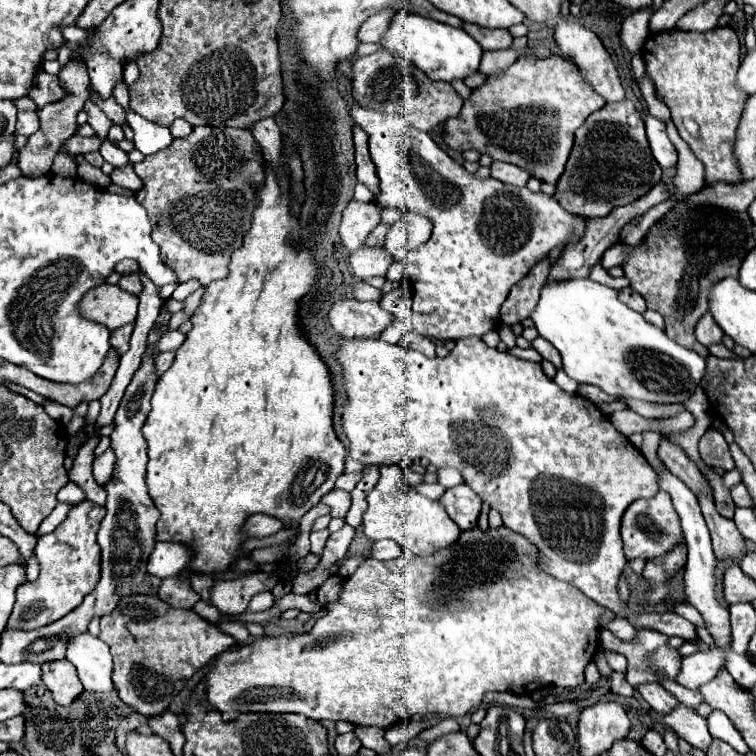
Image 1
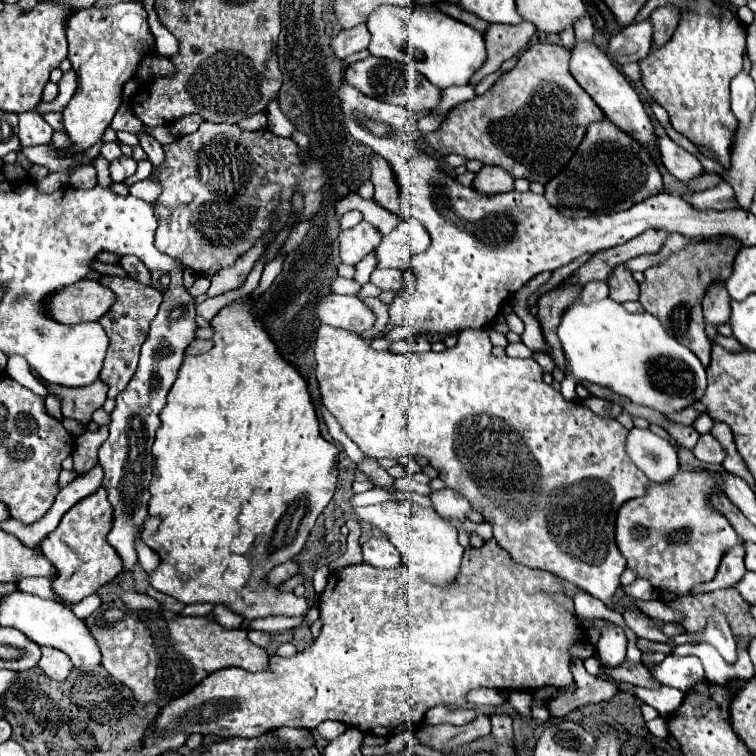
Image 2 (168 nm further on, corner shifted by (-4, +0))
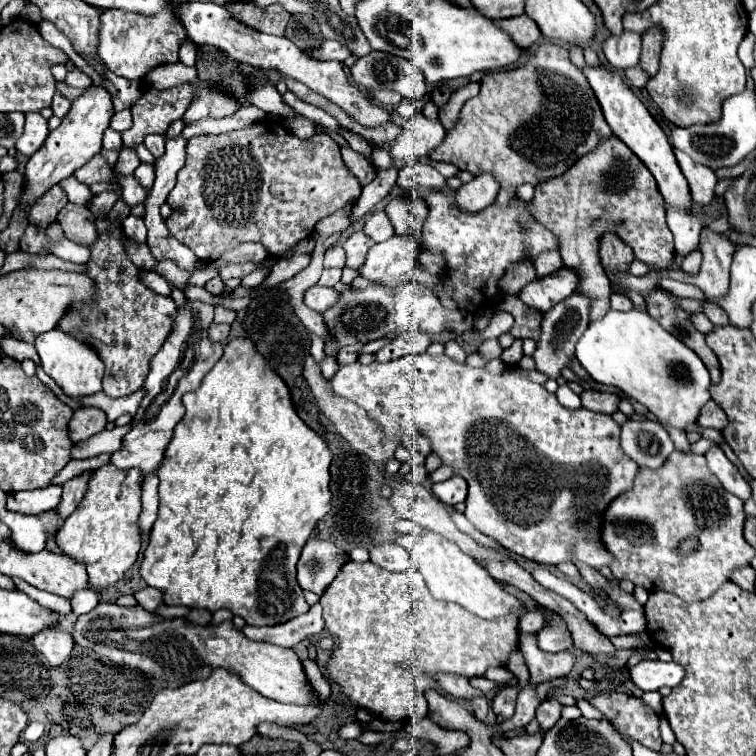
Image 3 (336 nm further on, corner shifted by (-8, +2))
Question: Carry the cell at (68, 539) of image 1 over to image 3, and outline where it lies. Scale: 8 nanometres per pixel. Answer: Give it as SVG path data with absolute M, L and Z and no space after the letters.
M107 464L91 474L87 492L79 508L63 522L57 534L57 546L71 558L83 560L89 572L89 584L95 590L113 586L123 574L135 564L141 534L139 534L139 514L141 514L141 486L143 474L139 468L121 470Z

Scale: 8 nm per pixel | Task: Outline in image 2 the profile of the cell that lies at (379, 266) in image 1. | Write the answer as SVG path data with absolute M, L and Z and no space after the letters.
M375 268L371 274L371 282L381 290L395 290L397 294L403 290L401 272L395 268Z

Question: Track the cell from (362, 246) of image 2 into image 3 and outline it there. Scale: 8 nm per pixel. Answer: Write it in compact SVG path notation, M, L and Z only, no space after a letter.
M355 232L351 238L347 238L343 244L343 250L347 254L345 268L353 268L353 270L361 268L371 246L373 246L371 238L367 238L367 234L363 234L363 232Z

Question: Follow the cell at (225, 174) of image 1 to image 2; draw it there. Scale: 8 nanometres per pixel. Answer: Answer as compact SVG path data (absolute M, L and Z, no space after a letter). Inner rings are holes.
M203 122L195 134L175 138L175 142L163 146L163 152L165 152L163 164L153 168L155 180L161 186L159 198L153 202L155 218L159 222L155 234L155 246L159 248L159 252L181 260L187 268L191 268L199 276L207 274L207 270L211 270L215 264L219 268L233 266L237 258L241 258L255 244L255 240L271 228L271 212L275 208L279 212L279 230L281 230L287 222L289 200L295 190L301 190L305 196L305 210L301 216L303 220L315 214L323 200L323 186L327 182L323 168L317 164L309 151L307 162L303 162L299 146L291 138L275 136L271 130L249 132L249 130L241 130L237 124ZM285 160L287 160L287 192L281 192L281 202L257 198L255 194L257 182L265 184L267 174L273 168L271 164L285 164Z

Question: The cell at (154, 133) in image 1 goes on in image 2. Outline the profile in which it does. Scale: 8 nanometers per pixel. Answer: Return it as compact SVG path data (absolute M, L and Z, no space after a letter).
M143 158L143 160L137 163L137 167L138 168L136 170L136 173L131 176L131 178L125 180L124 184L127 187L131 186L135 182L146 179L150 175L153 168L151 160L149 160L149 158Z

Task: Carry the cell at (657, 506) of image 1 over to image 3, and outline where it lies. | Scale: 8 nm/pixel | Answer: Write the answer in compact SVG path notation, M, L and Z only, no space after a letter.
M675 450L661 468L639 468L633 488L607 506L601 542L615 558L609 568L617 580L631 580L647 592L671 592L683 602L699 602L713 596L733 570L751 564L755 550L743 538L743 520L743 500L727 492L711 472L707 474L705 456Z

